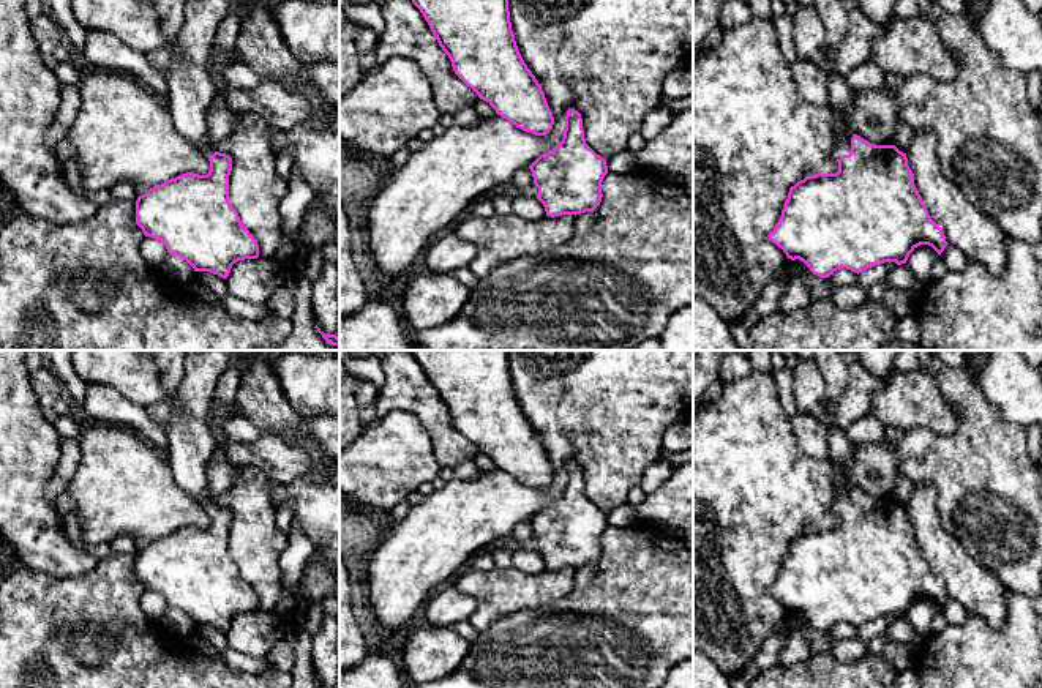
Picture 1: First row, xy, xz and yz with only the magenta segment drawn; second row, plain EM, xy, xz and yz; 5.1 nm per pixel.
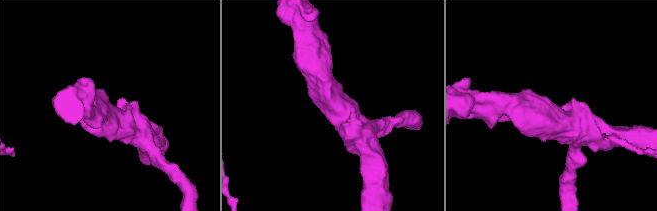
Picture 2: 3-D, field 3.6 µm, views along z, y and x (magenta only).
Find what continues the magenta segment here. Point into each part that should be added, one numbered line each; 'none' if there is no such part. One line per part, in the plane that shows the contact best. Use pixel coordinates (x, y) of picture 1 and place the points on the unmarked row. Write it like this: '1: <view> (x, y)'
1: yz (840, 448)

